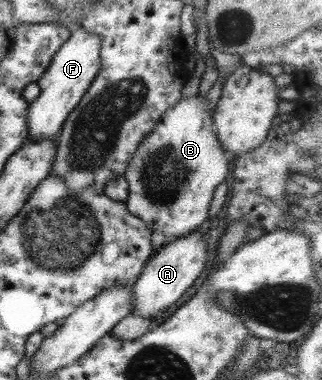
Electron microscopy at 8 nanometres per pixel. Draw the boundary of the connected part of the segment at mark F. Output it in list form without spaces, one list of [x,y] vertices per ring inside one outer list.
[[[80,26],[70,28],[70,36],[62,43],[62,46],[50,59],[50,66],[46,67],[44,74],[35,82],[39,86],[39,93],[34,100],[26,106],[26,120],[28,126],[28,141],[38,139],[57,140],[62,124],[70,110],[72,110],[82,95],[88,90],[88,86],[94,76],[100,70],[100,37],[96,33],[84,31]]]

